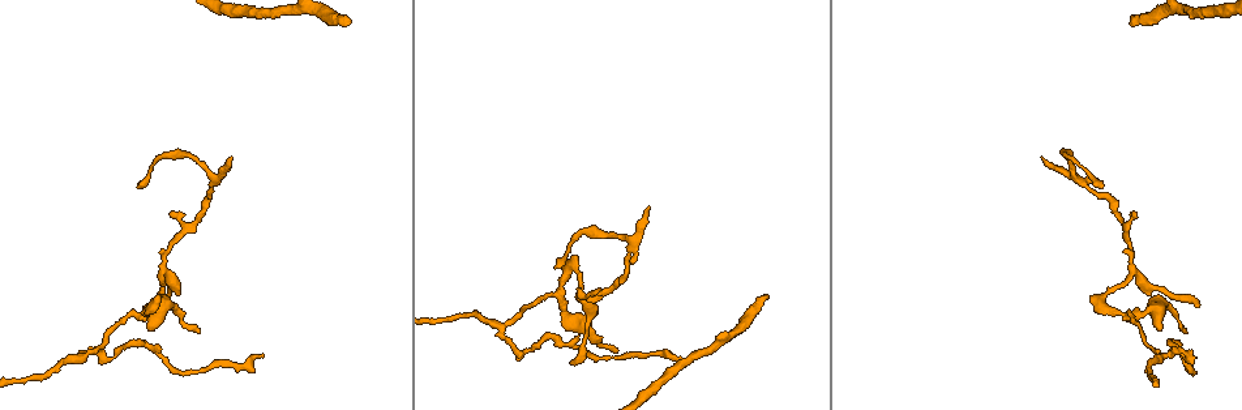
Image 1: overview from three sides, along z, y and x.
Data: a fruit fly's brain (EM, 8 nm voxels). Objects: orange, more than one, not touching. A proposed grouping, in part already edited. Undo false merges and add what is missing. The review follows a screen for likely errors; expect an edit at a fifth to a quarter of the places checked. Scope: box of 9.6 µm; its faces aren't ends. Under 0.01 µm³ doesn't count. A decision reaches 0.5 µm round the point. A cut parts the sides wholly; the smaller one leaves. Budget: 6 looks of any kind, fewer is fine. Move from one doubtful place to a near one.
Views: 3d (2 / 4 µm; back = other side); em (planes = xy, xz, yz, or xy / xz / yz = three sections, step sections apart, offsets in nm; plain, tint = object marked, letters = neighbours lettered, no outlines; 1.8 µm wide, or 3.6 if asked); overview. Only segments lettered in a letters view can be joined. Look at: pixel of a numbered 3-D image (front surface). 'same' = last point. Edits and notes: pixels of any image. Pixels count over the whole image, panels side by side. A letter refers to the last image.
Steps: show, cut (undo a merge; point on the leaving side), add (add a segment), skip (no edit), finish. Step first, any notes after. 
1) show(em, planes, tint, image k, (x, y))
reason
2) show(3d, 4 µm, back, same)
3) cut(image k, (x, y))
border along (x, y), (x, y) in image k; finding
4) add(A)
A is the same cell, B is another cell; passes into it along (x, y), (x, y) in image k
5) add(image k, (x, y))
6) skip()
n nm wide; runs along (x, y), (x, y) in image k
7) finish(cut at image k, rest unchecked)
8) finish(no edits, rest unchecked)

show(em, 3.6 µm, planes, letters, image 1, (349, 25))
an open end

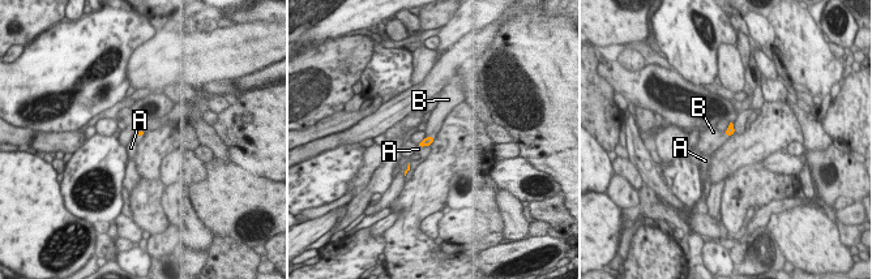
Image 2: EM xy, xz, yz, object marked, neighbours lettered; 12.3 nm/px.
add(B)
B is the same cell, A is another cell; it goes on there

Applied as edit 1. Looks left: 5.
show(overview)
see it whole again

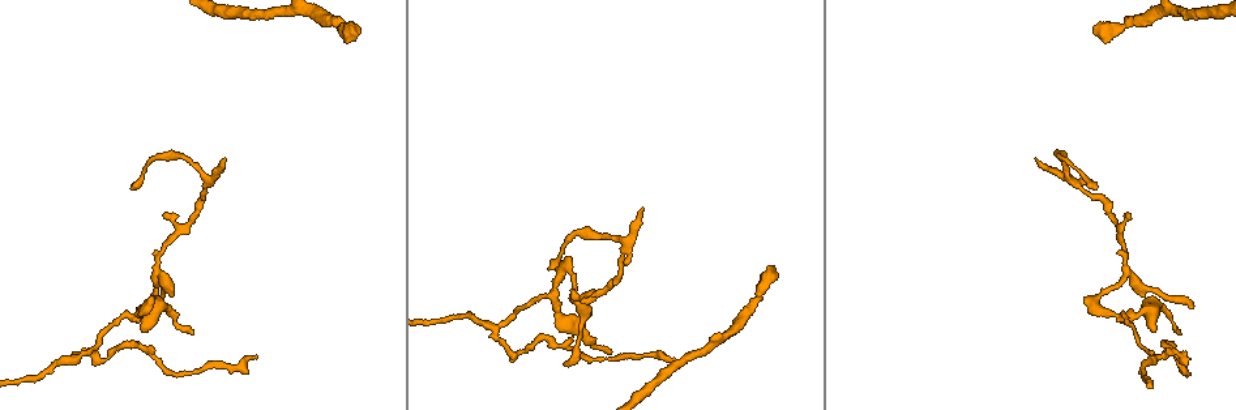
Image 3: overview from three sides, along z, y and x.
show(3d, 4 µm, image 3, (1037, 159))
thin end

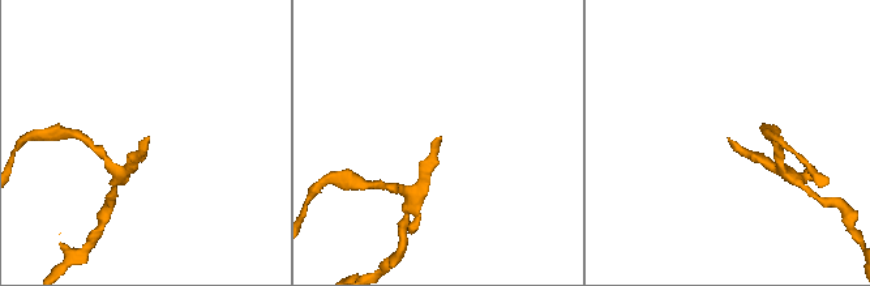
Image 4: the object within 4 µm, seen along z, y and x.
show(em, planes, letters, image 4, (730, 140))

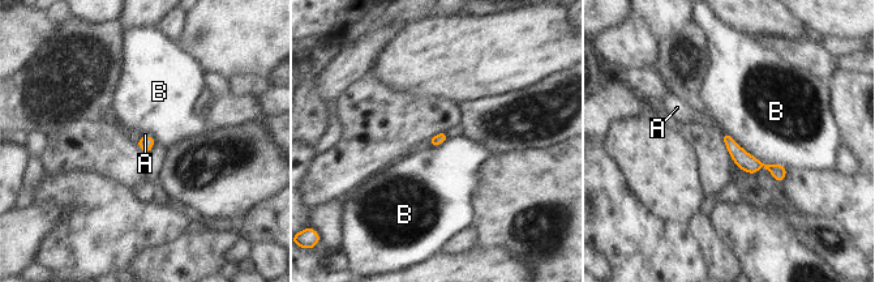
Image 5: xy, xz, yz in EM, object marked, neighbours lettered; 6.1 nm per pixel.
add(A)
A is the same cell, B is another cell; passes into it along (746, 162), (726, 133), (691, 115) in image 5; it goes on there

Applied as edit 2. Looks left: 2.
show(3d, 4 µm, image 3, (256, 355))
long arm stops here

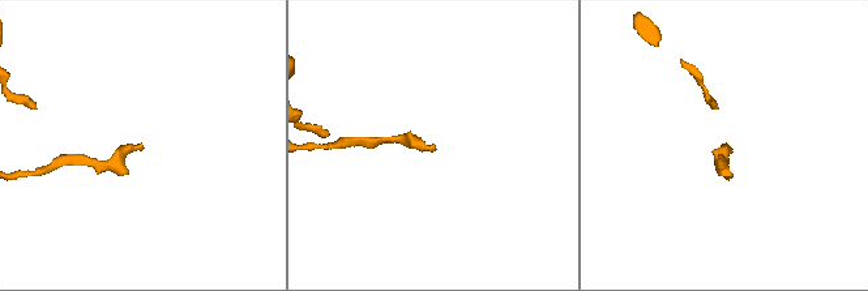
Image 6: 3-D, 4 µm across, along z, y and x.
show(em, planes, letters, image 6, (723, 144))

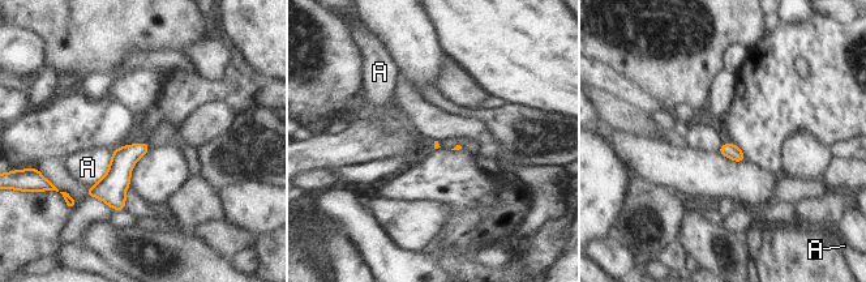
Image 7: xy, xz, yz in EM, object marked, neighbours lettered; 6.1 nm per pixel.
skip()
A touches over 280 nm; A is another cell; none of them fits

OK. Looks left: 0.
finish(add at image 2, add at image 5, rest unchecked)

